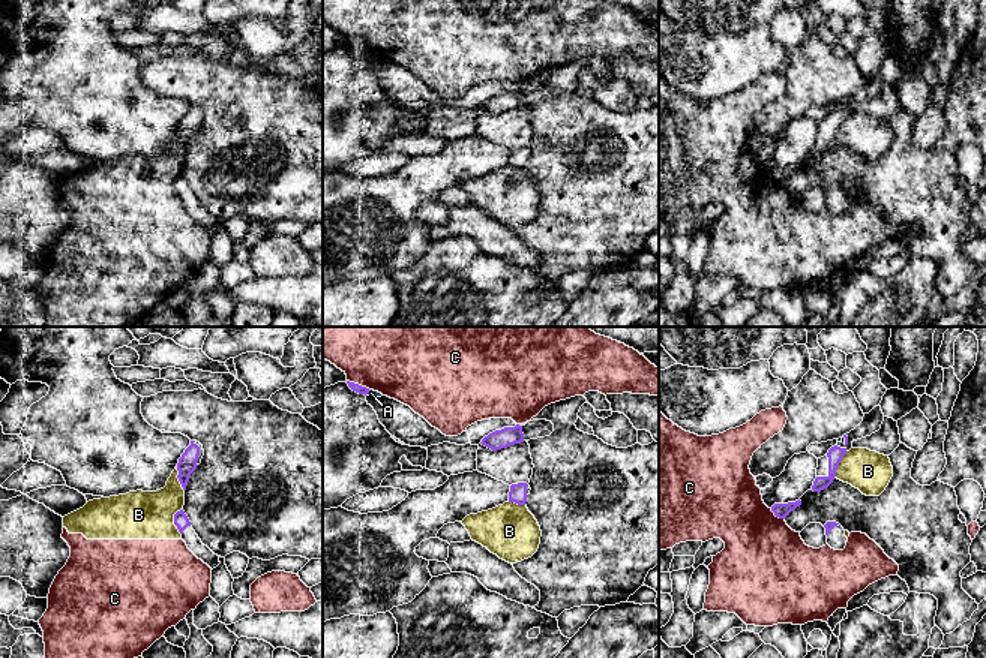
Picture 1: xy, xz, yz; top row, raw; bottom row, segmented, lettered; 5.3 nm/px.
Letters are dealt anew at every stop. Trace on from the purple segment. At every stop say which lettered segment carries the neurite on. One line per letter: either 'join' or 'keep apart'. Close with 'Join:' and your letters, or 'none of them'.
A: keep apart
B: keep apart
C: keep apart
Join: none of them

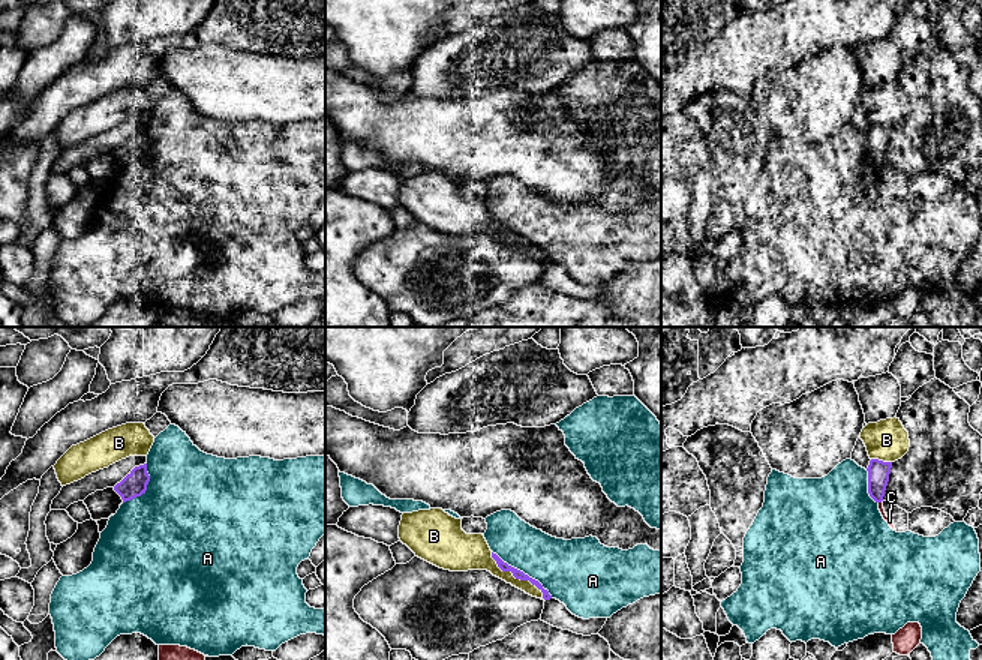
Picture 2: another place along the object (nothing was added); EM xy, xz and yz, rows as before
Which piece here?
A: keep apart
B: keep apart
C: keep apart
Join: none of them

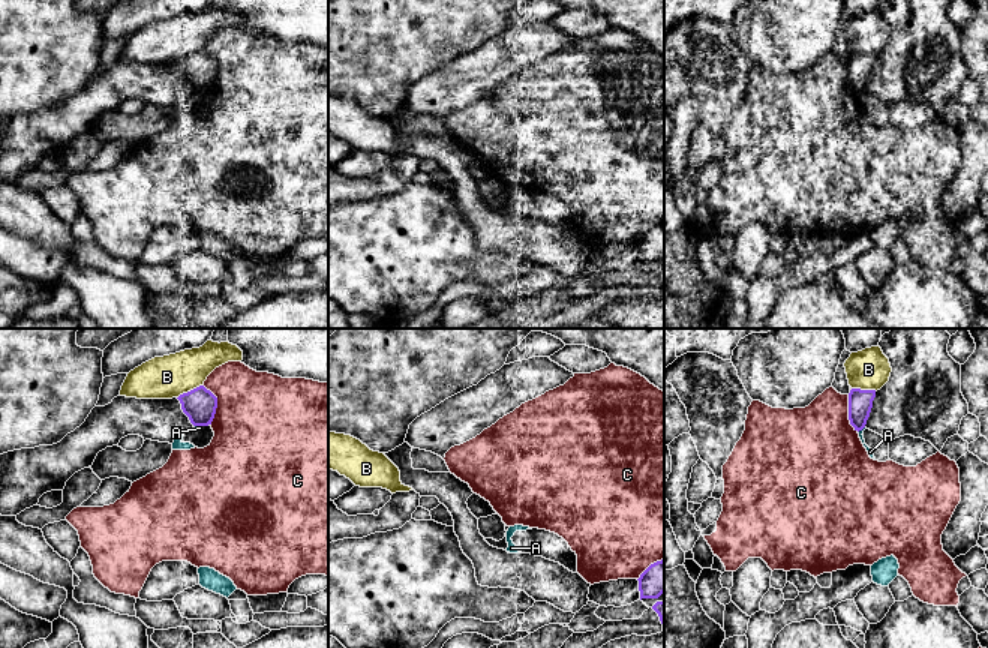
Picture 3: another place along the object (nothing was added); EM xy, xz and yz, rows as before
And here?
A: keep apart
B: keep apart
C: keep apart
Join: none of them

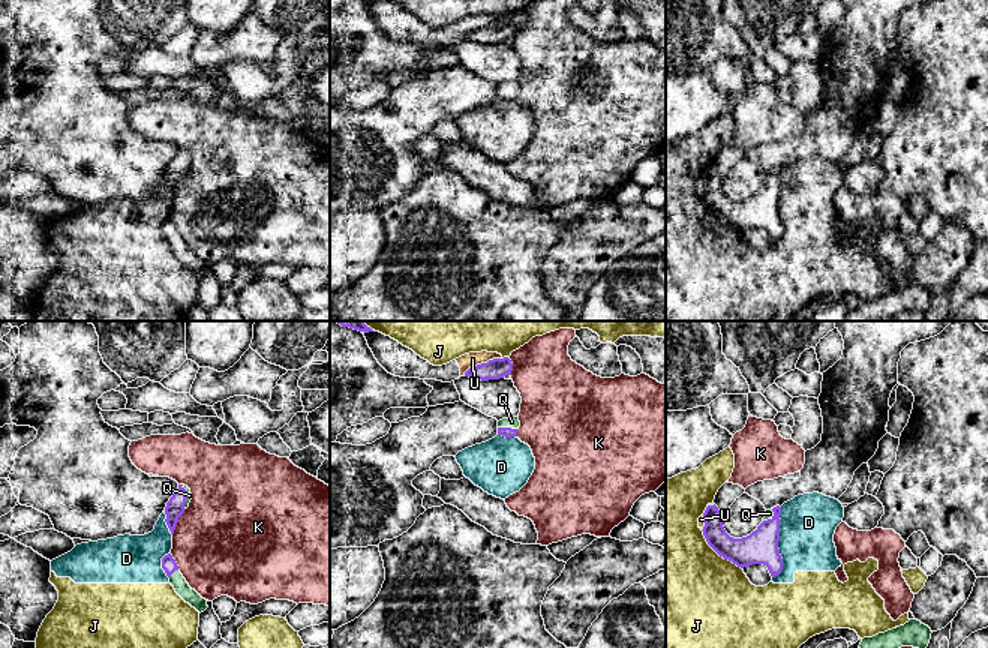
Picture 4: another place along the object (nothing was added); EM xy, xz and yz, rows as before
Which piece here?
D: keep apart
J: keep apart
K: keep apart
Q: join
U: keep apart
Join: Q

